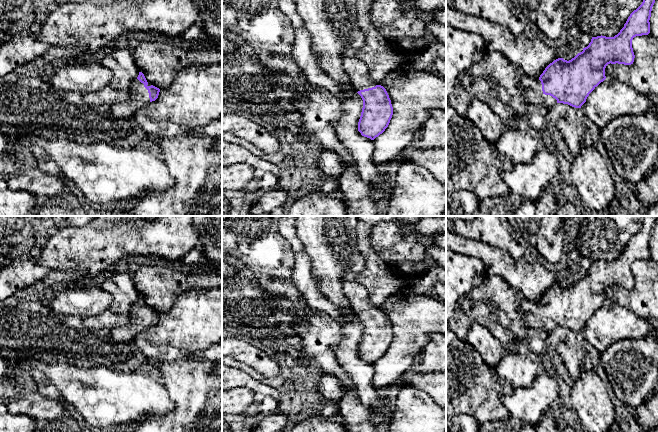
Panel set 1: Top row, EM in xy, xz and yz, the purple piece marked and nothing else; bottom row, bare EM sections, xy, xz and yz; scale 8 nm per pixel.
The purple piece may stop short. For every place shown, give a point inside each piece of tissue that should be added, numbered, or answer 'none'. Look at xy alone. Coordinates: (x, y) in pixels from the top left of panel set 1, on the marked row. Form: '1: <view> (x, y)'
1: xy (139, 97)

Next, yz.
1: yz (531, 88)

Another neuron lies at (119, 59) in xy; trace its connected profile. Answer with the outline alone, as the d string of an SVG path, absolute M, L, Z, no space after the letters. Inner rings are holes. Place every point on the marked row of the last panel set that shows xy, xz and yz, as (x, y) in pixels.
M117 44L103 53L99 61L113 73L109 86L117 91L129 92L131 83L137 79L140 72L131 47Z

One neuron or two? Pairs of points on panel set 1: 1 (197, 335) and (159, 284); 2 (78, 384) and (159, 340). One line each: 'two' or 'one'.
1: two
2: two

